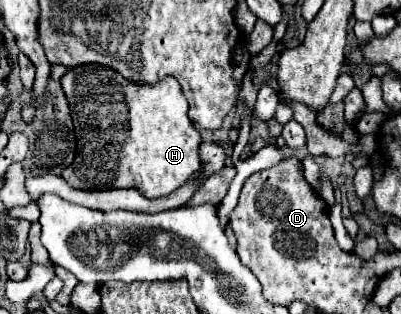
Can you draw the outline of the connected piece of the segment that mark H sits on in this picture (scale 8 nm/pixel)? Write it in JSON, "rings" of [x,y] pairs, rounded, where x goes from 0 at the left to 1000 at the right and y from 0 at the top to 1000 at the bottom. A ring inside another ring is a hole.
{"rings":[[[192,207],[167,220],[167,232],[152,245],[152,271],[177,341],[177,373],[192,430],[187,513],[172,538],[157,545],[157,570],[177,596],[222,608],[327,596],[367,634],[392,634],[446,602],[461,570],[501,532],[501,506],[491,494],[501,436],[481,404],[476,379],[466,373],[466,322],[451,296],[441,252],[416,239],[387,271],[367,271],[312,252],[302,232],[262,207]]]}

